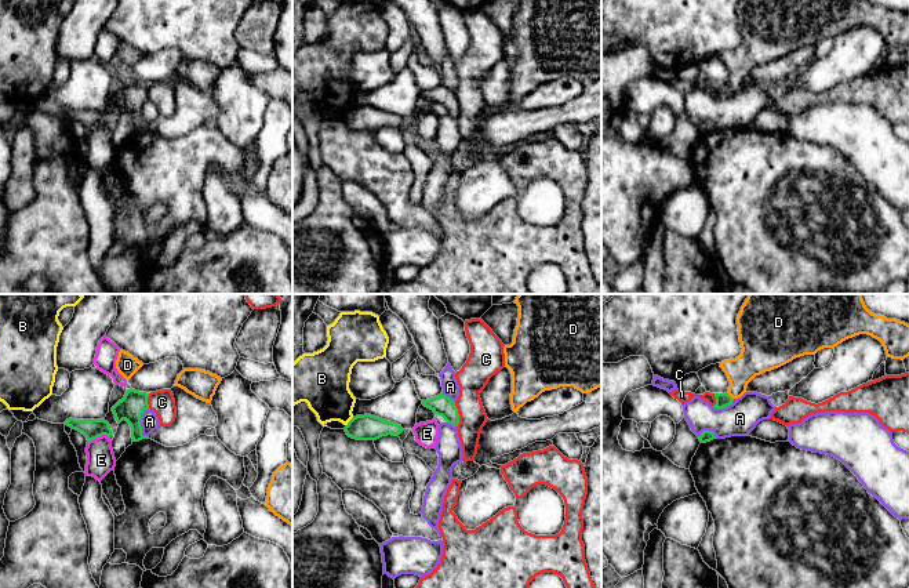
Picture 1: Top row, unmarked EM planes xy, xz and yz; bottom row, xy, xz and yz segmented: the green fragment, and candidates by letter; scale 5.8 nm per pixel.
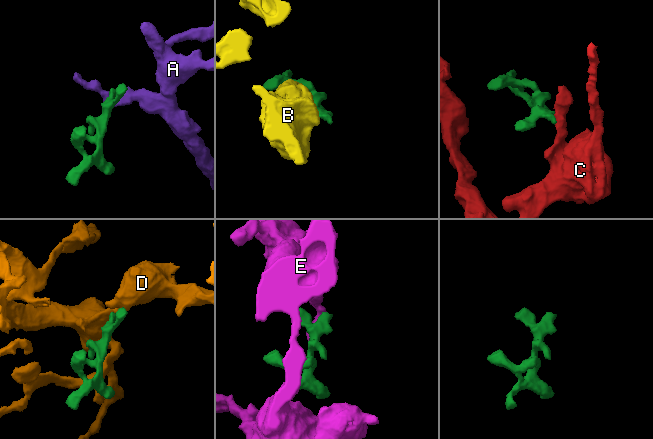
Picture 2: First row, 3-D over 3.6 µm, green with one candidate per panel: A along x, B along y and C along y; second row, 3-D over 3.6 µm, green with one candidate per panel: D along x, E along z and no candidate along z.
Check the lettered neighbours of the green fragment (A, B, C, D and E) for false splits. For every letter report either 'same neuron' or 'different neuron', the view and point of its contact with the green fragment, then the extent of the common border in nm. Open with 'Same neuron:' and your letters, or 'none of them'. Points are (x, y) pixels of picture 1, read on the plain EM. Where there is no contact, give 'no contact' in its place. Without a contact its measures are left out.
Same neuron: D
A: different neuron; contact xy (140, 113); length 180 nm
B: different neuron; contact xz (349, 112); length 70 nm
C: different neuron; contact xz (458, 105); length 150 nm
D: same neuron; contact yz (730, 87); length 60 nm
E: different neuron; contact xy (98, 127); length 130 nm

